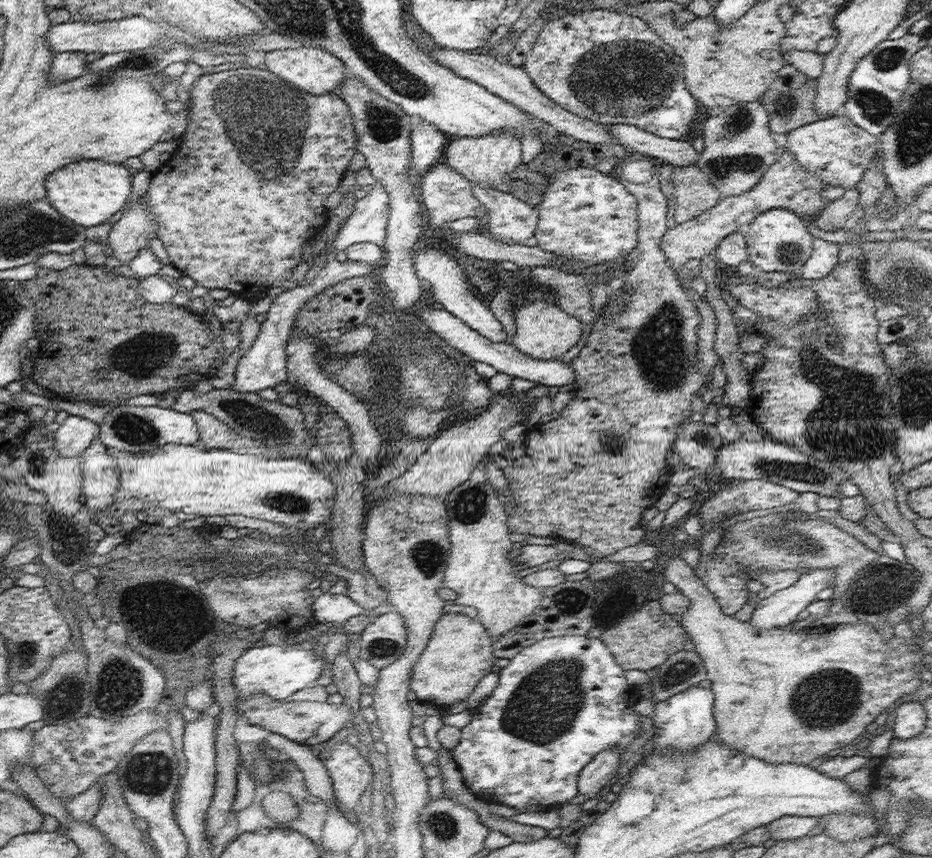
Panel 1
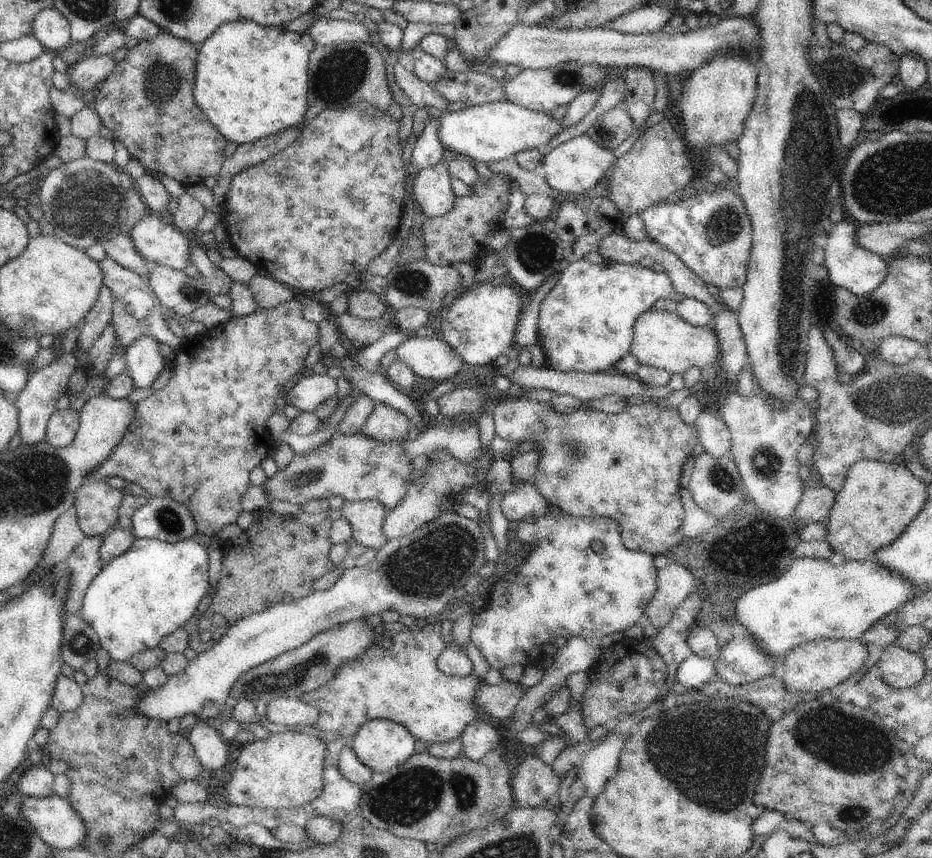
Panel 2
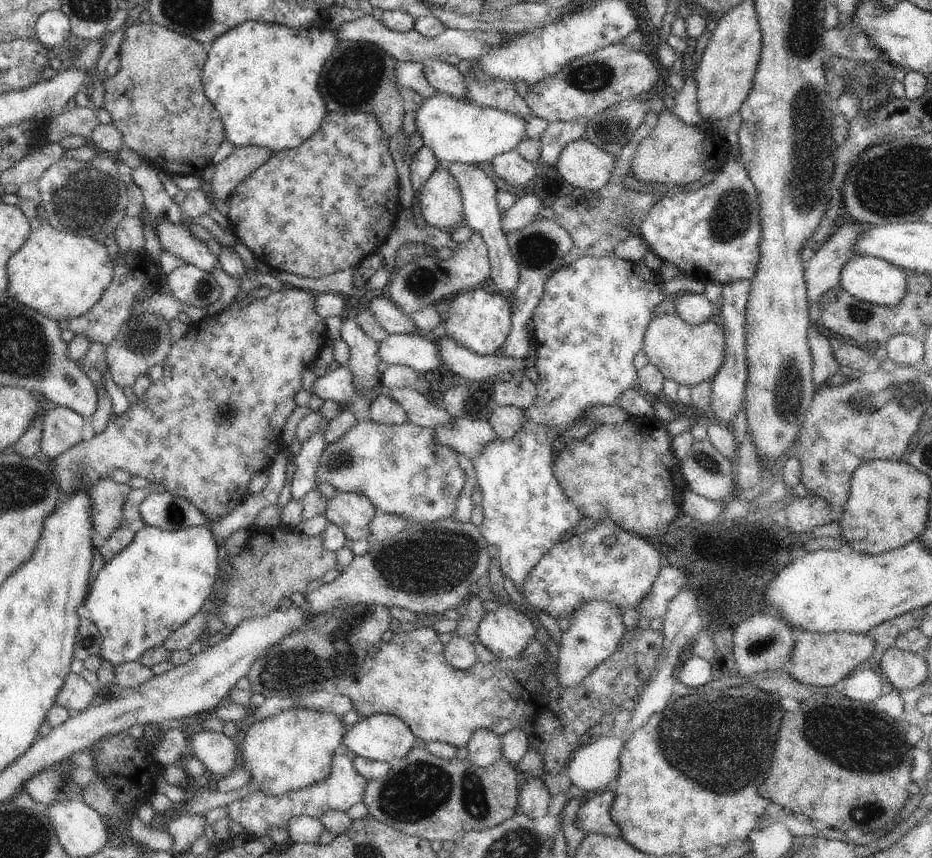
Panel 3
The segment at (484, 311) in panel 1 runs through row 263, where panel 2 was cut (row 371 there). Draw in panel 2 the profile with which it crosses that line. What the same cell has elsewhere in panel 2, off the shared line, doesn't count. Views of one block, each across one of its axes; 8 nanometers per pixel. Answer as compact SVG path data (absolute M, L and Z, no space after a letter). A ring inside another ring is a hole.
M411 334L398 348L396 359L402 360L417 376L442 382L466 367L463 358L443 340Z

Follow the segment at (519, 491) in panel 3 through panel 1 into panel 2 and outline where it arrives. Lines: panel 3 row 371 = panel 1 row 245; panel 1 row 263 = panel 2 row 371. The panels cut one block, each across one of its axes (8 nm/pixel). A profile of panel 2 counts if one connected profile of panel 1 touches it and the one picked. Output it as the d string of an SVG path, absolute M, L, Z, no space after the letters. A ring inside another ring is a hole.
M580 259L565 264L554 288L541 300L538 318L537 340L546 352L546 365L557 371L583 373L606 372L614 368L622 356L630 353L634 338L634 322L654 306L659 298L669 297L674 291L666 272L656 272L638 263L622 264L605 260L602 264L591 264Z

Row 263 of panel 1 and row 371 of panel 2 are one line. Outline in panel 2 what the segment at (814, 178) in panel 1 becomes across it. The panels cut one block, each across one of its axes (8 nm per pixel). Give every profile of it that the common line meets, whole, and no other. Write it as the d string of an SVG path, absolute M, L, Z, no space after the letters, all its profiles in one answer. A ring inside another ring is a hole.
M652 307L634 322L634 338L629 354L638 360L638 364L662 367L672 374L683 375L694 366L702 369L717 364L720 352L718 338L712 327L690 324L677 311L658 311Z

